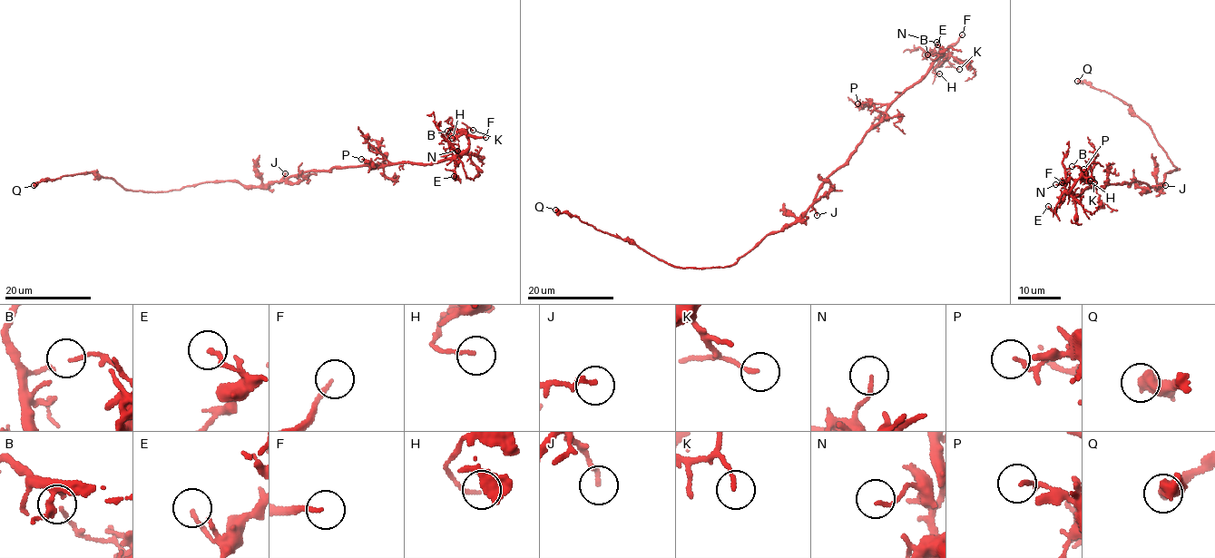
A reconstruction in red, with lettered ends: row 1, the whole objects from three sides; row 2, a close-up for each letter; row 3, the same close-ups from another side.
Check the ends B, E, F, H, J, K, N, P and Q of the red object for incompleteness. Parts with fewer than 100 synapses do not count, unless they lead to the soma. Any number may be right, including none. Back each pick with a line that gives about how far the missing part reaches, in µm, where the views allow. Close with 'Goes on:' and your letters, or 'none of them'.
F: about 50 µm are missing
Goes on: F

